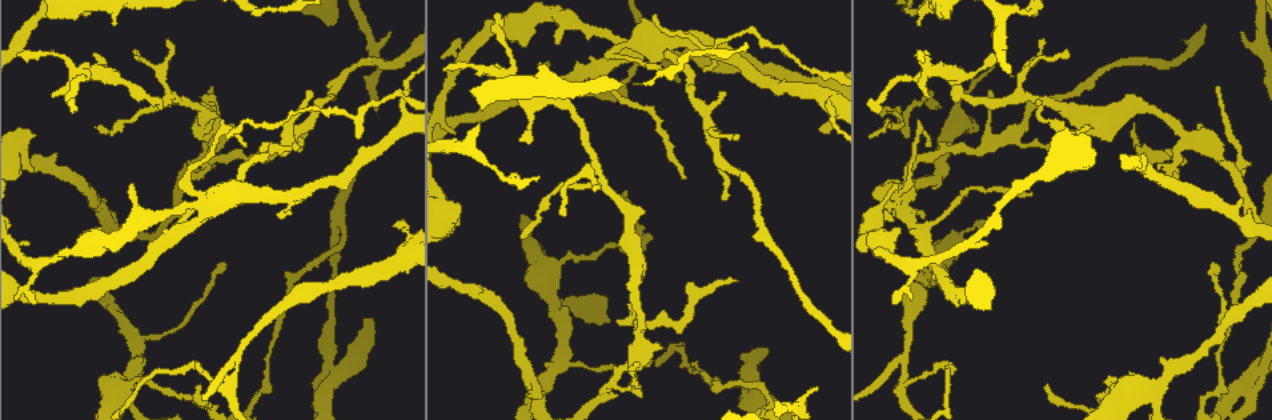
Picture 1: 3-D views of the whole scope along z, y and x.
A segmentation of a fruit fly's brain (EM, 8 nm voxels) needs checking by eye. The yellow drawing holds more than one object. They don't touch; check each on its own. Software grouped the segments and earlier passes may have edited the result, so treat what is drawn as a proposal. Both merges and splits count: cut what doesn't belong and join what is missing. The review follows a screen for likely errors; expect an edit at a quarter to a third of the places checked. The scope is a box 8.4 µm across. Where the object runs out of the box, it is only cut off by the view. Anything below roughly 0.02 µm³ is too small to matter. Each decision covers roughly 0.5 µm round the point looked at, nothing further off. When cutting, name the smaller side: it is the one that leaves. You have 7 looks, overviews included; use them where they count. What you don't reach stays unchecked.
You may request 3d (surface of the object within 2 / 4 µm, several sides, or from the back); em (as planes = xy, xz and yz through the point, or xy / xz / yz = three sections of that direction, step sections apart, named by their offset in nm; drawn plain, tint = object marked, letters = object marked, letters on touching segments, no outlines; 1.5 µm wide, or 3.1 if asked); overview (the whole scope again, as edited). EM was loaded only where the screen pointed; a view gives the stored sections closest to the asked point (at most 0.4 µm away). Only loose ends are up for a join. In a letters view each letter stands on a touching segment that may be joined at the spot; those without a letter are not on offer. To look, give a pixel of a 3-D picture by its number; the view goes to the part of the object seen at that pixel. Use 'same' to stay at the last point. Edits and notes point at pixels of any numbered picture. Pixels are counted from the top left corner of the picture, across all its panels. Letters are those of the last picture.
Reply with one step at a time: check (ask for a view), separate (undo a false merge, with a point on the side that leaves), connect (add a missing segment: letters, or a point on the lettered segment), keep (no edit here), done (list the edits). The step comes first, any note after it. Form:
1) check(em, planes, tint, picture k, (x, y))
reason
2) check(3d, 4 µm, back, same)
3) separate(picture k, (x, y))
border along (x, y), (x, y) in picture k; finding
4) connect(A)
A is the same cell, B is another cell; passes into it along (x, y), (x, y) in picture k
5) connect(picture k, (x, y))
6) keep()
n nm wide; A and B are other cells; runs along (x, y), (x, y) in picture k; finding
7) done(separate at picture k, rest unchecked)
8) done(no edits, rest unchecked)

check(em, planes, letters, picture 1, (393, 227))
free end

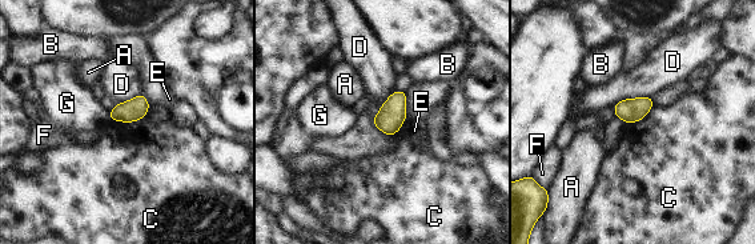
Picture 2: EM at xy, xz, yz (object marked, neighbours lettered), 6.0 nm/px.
keep()
A, B, C, D, E, F and G are other cells; border along (145, 115), (127, 123), (109, 120) in picture 2; none of them fits

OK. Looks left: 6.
check(3d, 2 µm, back, picture 1, (298, 151))

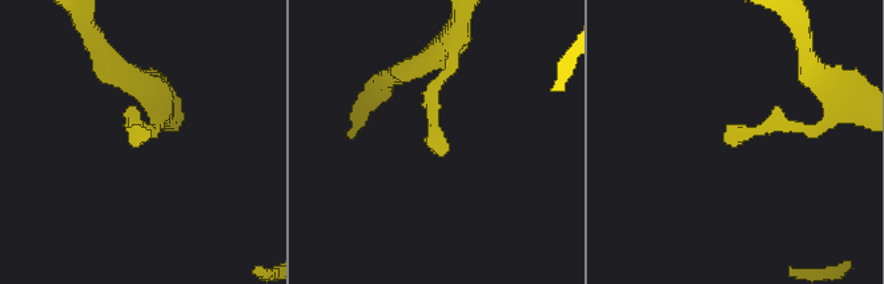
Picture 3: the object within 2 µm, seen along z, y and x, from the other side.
check(em, yz, step 8, tint, picture 3, (728, 135))

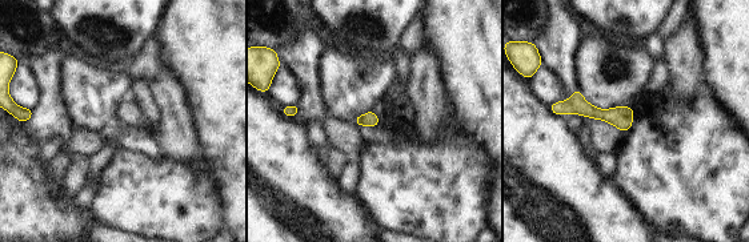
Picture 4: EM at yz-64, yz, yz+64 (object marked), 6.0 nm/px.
check(em, planes, letters, same)

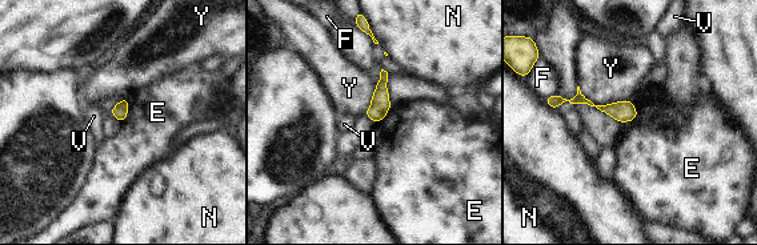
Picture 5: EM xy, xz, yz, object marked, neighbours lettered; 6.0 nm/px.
keep()
E, F, N, V and Y are other cells; runs along (552, 99), (585, 100), (633, 115) in picture 5; none of them fits

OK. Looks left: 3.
check(em, planes, tint, picture 1, (195, 180))
branch stops here

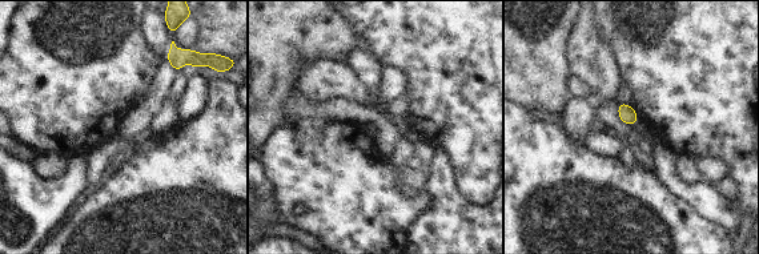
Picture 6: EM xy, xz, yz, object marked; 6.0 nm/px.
check(em, planes, letters, same)

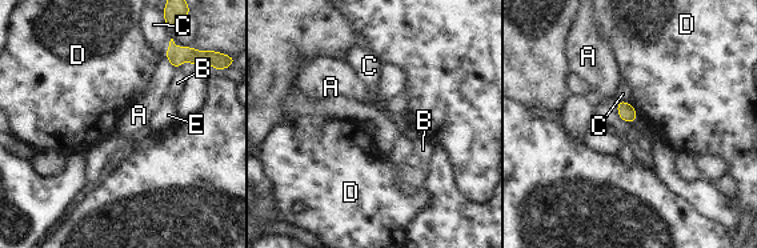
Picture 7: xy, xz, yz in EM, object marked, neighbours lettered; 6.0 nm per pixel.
keep()
A, B, C, D and E are other cells; border along (619, 100), (617, 115), (633, 123) in picture 7; no lettered segment goes on from it

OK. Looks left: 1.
done(no edits, rest unchecked)

